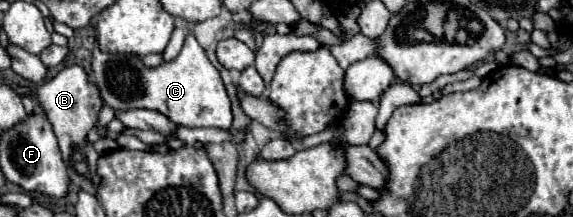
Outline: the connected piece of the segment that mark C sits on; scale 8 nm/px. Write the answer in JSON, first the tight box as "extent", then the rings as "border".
{"extent":[91,35,231,129],"border":[[[187,35],[181,53],[157,67],[147,67],[139,55],[105,53],[99,47],[93,49],[91,81],[97,85],[105,105],[115,111],[129,109],[153,109],[169,117],[175,125],[183,127],[221,127],[229,129],[231,101],[225,93],[219,71],[209,63],[203,47],[193,35]]]}

